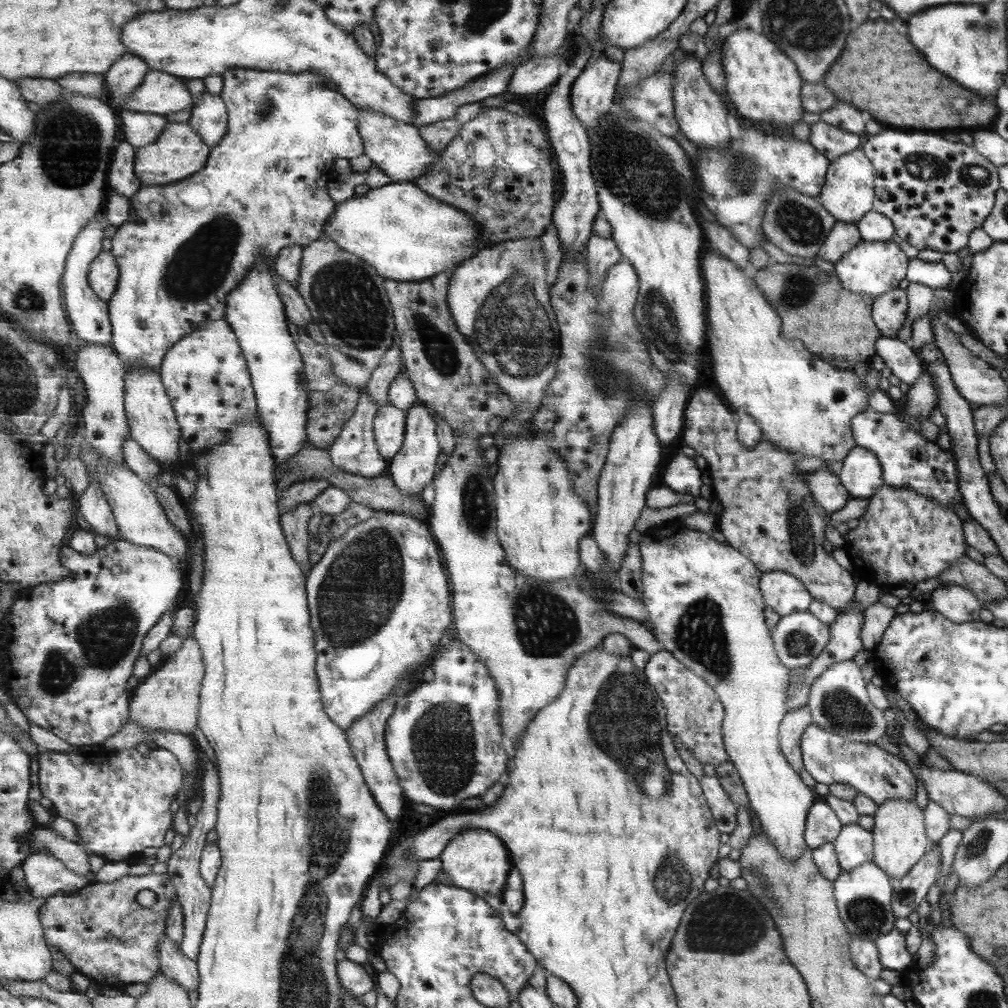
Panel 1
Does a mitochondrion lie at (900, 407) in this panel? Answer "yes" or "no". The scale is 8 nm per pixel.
no

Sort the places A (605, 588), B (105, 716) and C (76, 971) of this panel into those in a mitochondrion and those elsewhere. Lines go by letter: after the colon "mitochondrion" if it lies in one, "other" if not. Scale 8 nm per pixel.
A: other
B: other
C: other

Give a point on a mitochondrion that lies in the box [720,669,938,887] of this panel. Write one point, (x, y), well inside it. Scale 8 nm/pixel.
(841, 707)

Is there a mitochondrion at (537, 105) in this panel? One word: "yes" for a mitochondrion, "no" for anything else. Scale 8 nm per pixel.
no

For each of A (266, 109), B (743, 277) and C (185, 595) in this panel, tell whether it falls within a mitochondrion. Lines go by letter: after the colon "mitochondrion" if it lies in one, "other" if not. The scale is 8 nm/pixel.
A: mitochondrion
B: other
C: other

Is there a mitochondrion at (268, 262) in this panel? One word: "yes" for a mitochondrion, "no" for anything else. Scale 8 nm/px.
no

